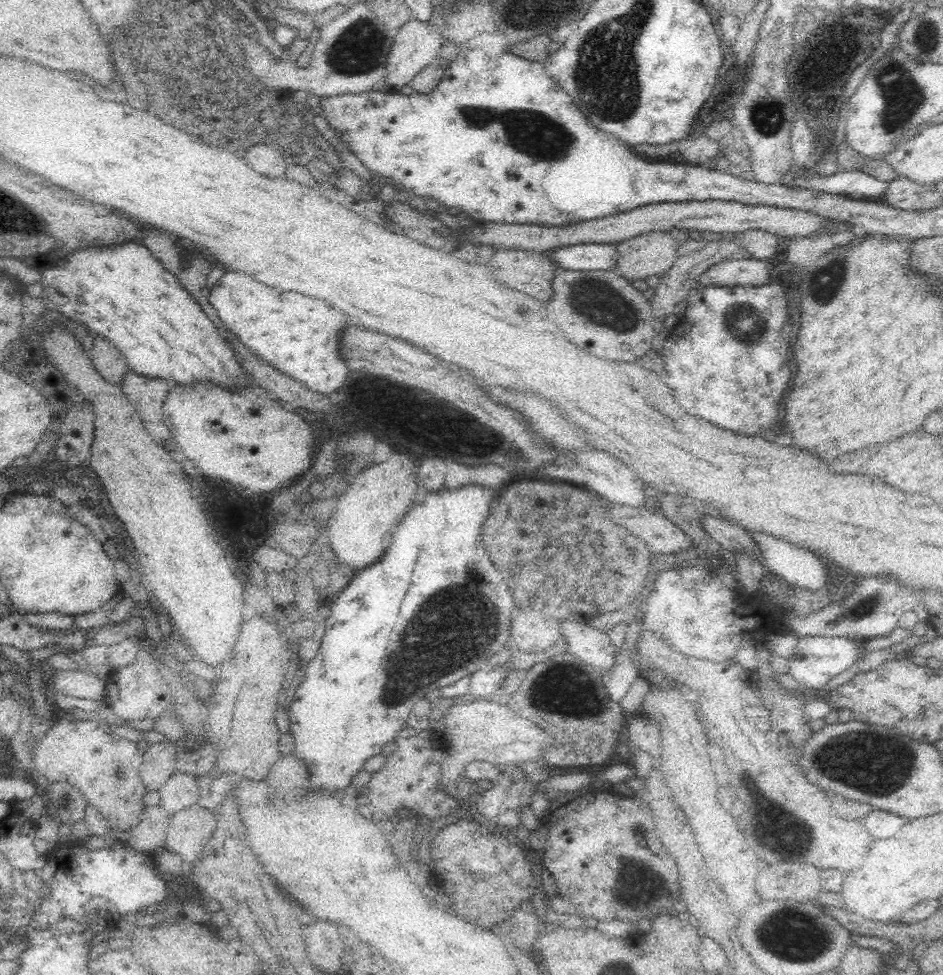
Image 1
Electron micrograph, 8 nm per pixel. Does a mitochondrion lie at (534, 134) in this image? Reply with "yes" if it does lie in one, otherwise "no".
yes

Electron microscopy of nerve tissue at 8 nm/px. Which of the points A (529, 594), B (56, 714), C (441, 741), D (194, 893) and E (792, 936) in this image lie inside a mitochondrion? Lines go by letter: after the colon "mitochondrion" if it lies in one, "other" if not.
A: other
B: other
C: other
D: other
E: mitochondrion

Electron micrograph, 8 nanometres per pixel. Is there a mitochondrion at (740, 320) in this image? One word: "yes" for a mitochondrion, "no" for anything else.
yes

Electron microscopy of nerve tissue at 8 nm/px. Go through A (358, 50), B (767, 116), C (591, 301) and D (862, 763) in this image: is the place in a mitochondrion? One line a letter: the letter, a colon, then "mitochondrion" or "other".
A: mitochondrion
B: mitochondrion
C: mitochondrion
D: mitochondrion

